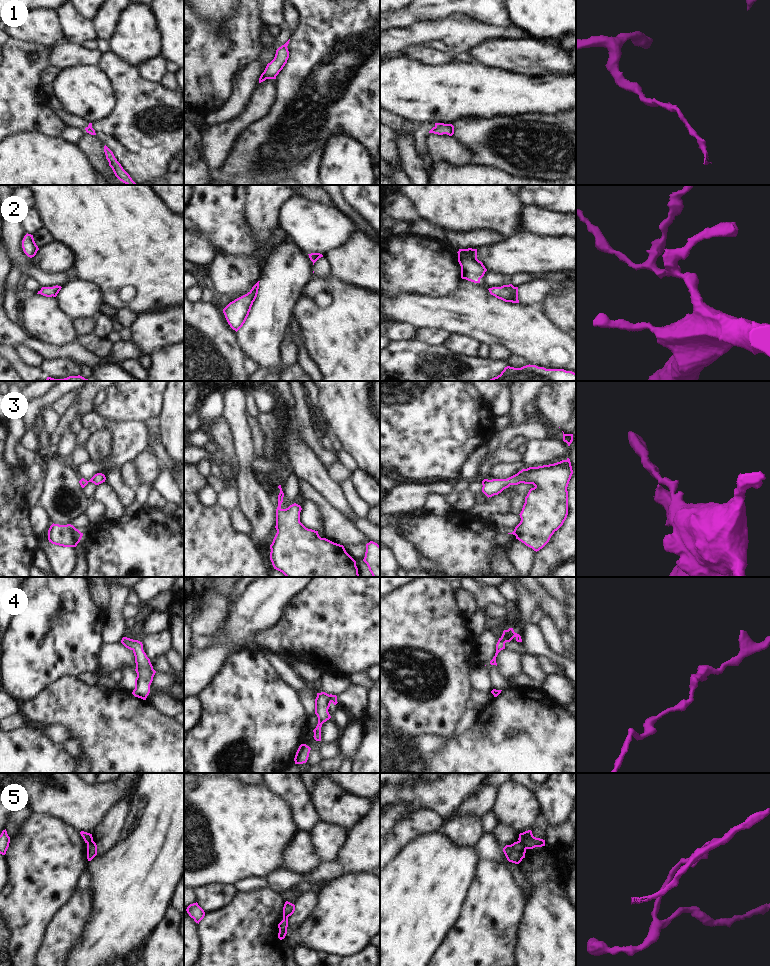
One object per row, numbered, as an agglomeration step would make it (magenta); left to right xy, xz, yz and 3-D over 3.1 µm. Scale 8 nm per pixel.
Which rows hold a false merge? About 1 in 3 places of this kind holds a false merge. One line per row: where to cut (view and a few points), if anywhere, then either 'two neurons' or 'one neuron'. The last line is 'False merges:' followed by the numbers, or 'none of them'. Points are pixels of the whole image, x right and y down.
1: no cut | one neuron
2: no cut | one neuron
3: no cut | one neuron
4: no cut | one neuron
5: yz (519, 840), (525, 849) | two neurons
False merges: 5

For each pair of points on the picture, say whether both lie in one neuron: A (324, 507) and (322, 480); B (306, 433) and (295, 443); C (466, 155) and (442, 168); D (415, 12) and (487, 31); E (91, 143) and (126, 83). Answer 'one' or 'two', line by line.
A: two
B: two
C: two
D: two
E: two

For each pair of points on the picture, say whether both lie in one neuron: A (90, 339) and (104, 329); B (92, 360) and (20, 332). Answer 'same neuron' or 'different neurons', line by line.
A: different neurons
B: same neuron

